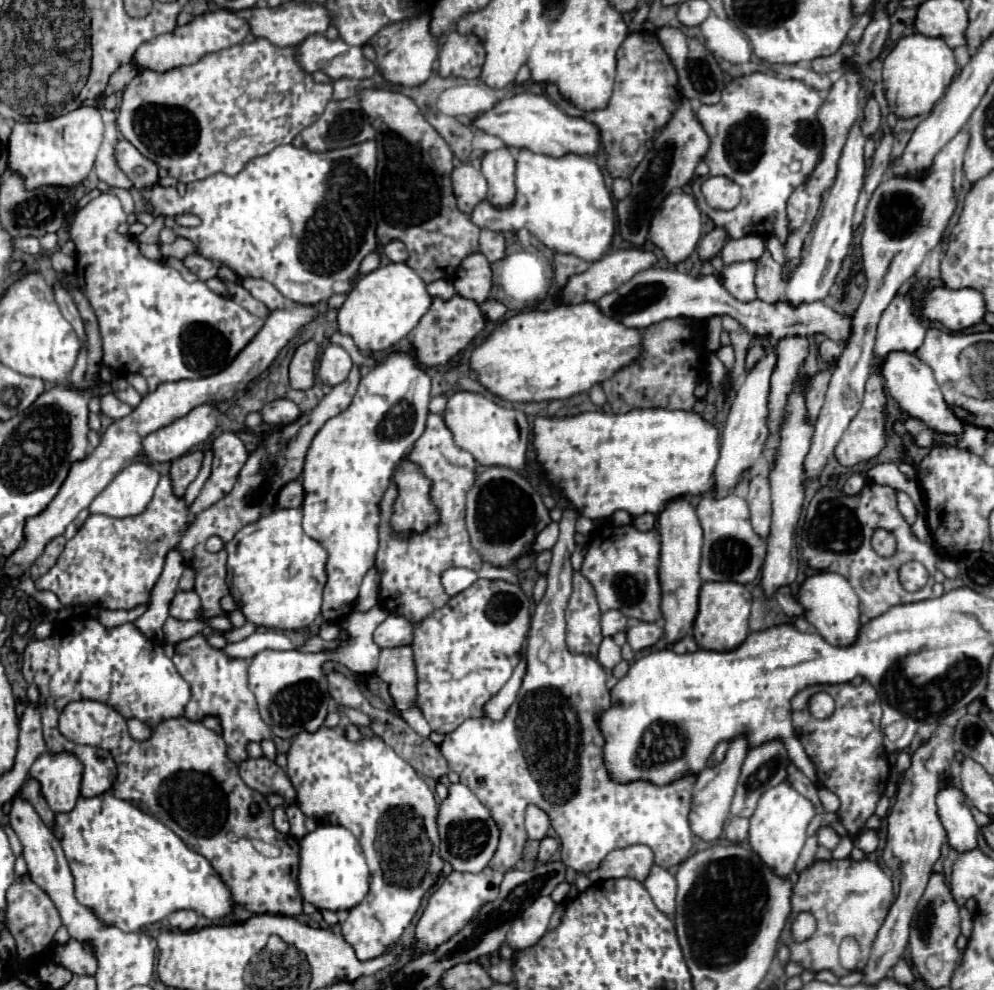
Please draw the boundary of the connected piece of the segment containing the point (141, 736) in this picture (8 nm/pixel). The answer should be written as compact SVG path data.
M139 722L139 724L127 724L127 728L129 728L131 738L133 740L139 740L139 742L149 740L151 738L151 732L153 732L153 728L147 726L147 724L143 724L143 722Z

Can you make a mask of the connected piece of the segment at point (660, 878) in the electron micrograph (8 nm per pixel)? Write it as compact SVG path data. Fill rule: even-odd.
M657 864L651 866L651 872L645 880L645 888L651 894L655 906L665 912L669 918L675 916L675 876L667 868L659 868Z

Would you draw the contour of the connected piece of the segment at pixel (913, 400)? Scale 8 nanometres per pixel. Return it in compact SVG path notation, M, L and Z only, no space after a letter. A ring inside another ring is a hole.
M889 352L879 366L879 374L885 380L885 388L891 398L897 400L899 408L907 412L913 418L923 420L927 426L931 426L937 432L961 432L961 422L955 418L955 414L949 410L941 396L941 388L933 378L933 372L923 360L919 360L915 354L909 352Z

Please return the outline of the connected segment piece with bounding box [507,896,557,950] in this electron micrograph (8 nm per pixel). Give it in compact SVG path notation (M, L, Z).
M541 896L539 900L535 900L511 926L507 934L507 944L513 950L525 950L537 944L539 938L547 932L549 918L555 912L555 908L557 904L551 900L551 896Z

